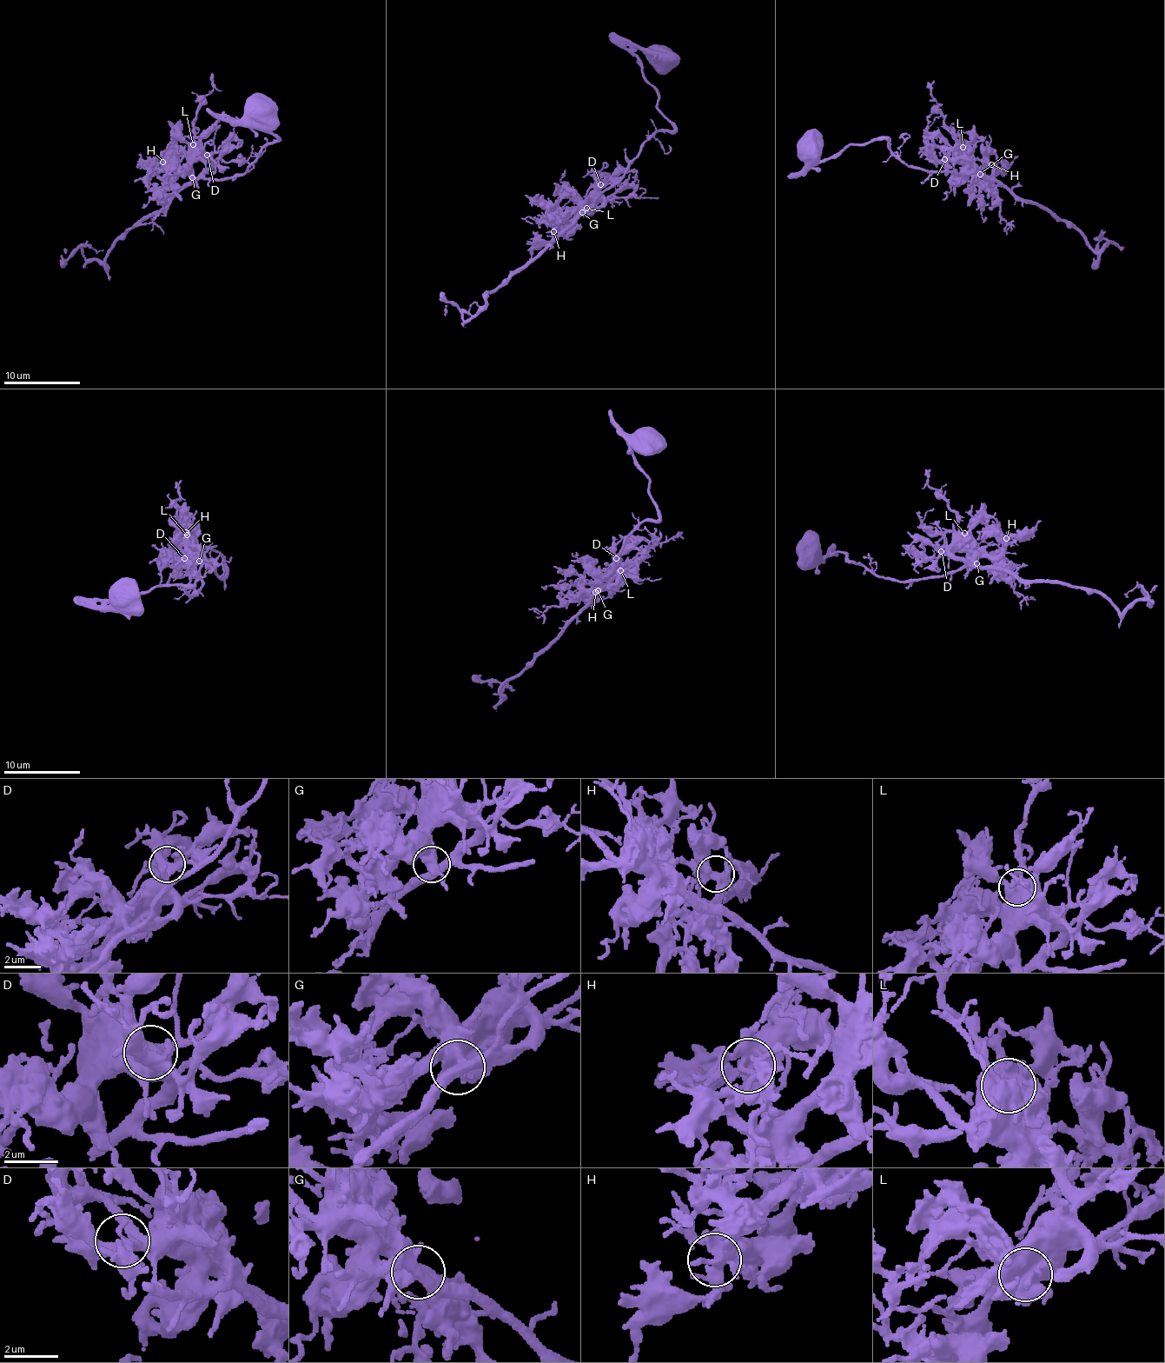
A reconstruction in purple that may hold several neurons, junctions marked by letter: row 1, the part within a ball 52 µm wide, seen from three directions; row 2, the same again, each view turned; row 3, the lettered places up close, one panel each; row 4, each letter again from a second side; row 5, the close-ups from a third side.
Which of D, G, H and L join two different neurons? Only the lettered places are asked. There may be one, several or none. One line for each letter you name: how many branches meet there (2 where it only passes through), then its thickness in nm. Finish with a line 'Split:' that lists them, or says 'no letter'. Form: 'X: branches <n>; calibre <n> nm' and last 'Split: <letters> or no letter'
Split: no letter

